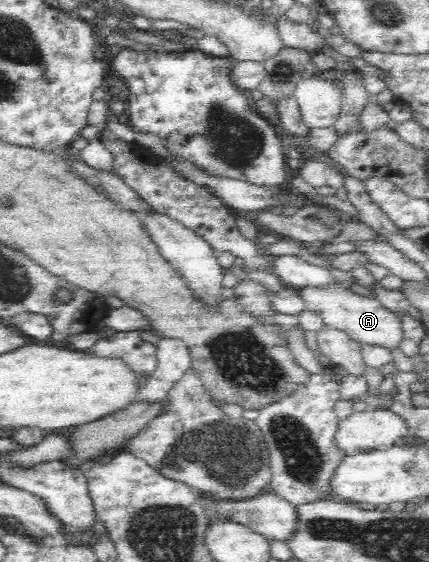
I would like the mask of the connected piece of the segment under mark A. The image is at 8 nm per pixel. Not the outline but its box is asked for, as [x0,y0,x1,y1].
[298,284,401,348]

